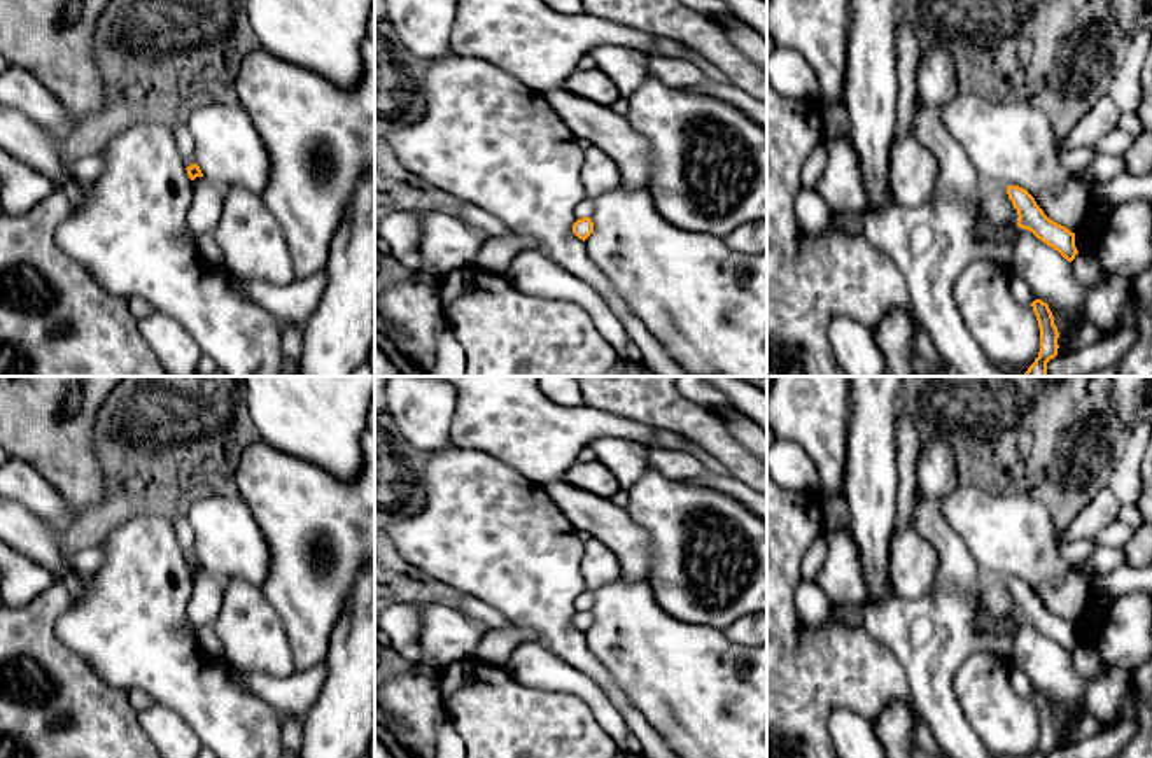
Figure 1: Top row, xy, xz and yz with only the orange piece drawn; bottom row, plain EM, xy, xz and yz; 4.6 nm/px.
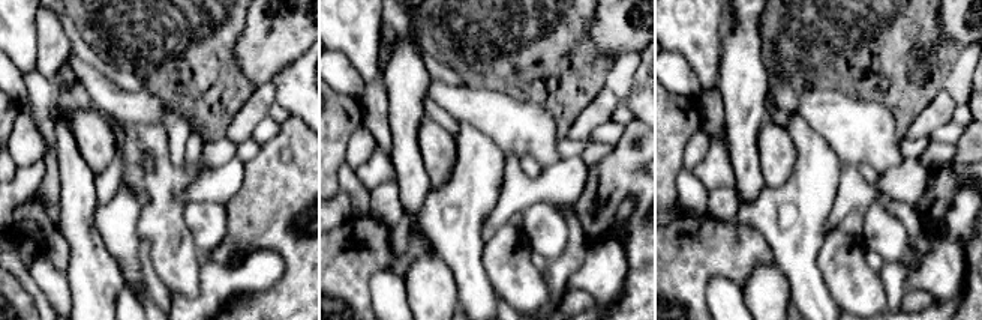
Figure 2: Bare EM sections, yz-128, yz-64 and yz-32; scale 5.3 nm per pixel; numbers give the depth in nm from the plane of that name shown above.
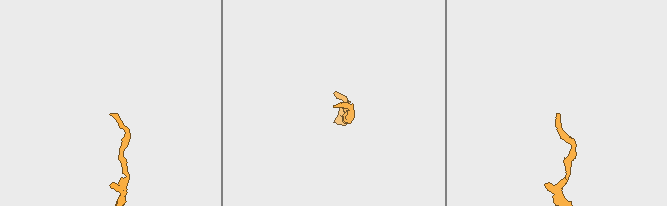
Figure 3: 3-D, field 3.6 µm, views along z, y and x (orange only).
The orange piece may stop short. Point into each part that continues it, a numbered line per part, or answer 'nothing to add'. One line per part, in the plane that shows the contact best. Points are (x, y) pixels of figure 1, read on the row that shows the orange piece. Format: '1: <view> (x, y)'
nothing to add

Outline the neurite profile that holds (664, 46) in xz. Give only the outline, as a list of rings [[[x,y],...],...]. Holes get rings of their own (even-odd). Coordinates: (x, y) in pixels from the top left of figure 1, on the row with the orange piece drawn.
[[[657,37],[655,47],[657,47],[658,54],[662,54],[662,56],[671,56],[676,60],[686,60],[686,61],[693,63],[697,68],[700,68],[704,72],[704,75],[707,77],[709,82],[730,84],[727,75],[723,72],[720,72],[713,63],[704,60],[693,49],[690,49],[672,39]]]

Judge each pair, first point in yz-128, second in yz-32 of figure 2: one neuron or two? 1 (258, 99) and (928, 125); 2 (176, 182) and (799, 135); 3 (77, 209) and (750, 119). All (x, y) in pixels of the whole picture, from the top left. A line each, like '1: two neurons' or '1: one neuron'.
1: one neuron
2: two neurons
3: one neuron

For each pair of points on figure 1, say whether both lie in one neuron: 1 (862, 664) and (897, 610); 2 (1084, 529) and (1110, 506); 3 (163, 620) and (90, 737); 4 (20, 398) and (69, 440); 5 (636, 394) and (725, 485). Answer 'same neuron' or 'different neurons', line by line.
1: different neurons
2: same neuron
3: different neurons
4: same neuron
5: different neurons

